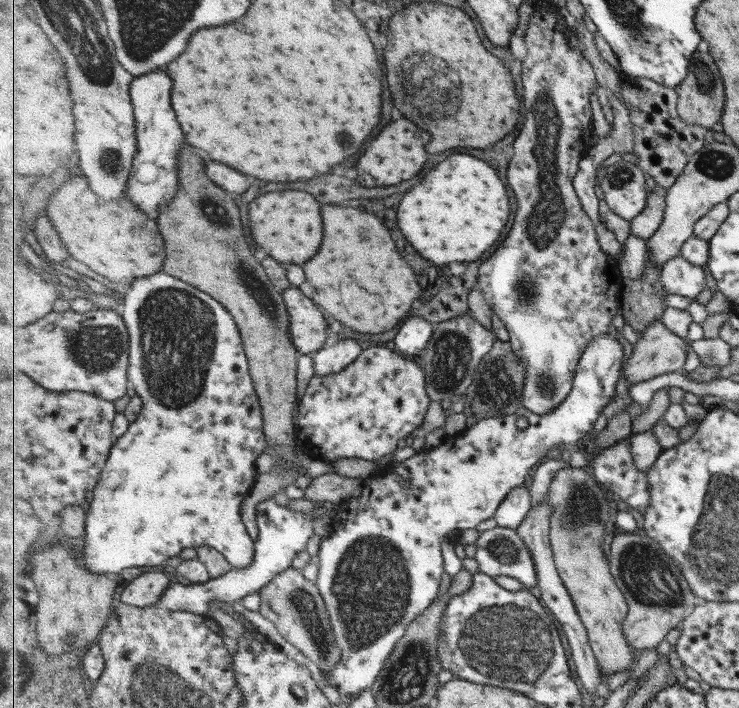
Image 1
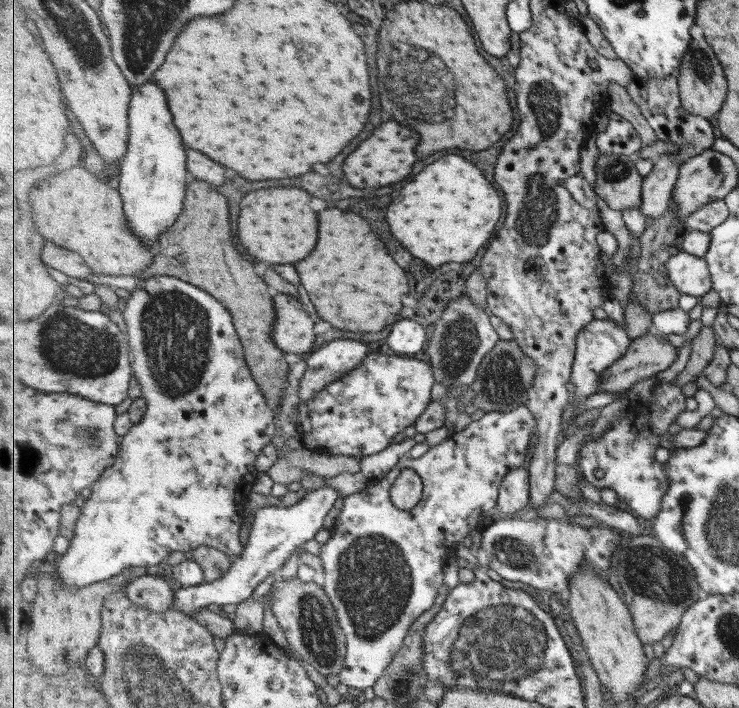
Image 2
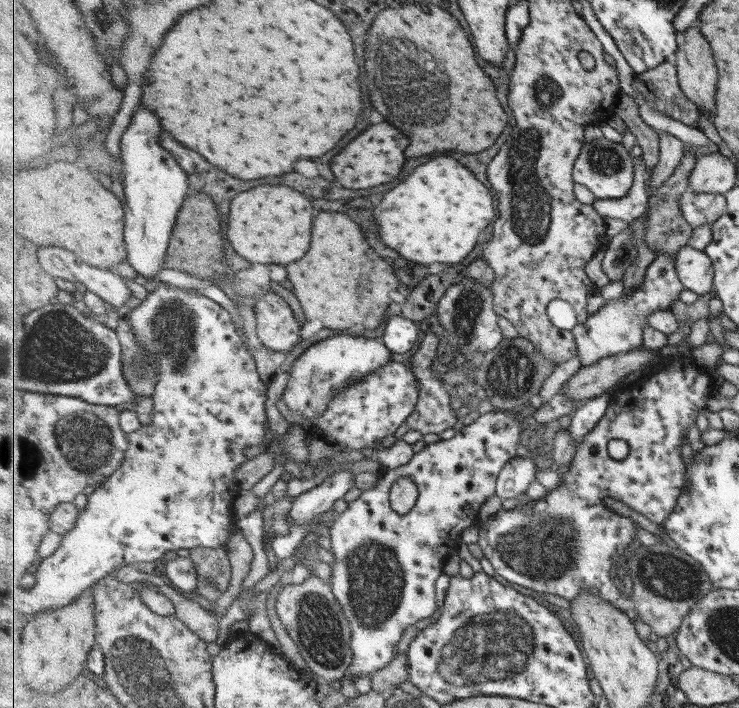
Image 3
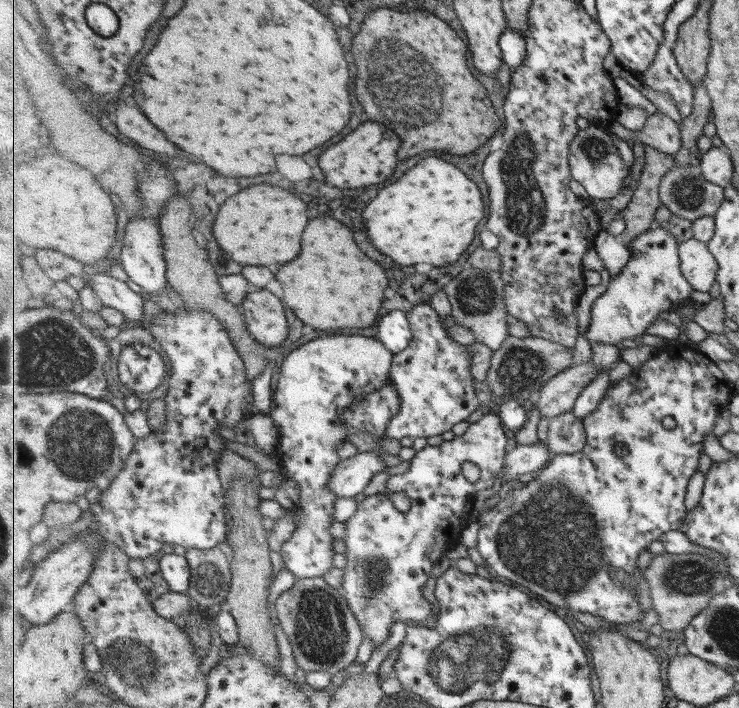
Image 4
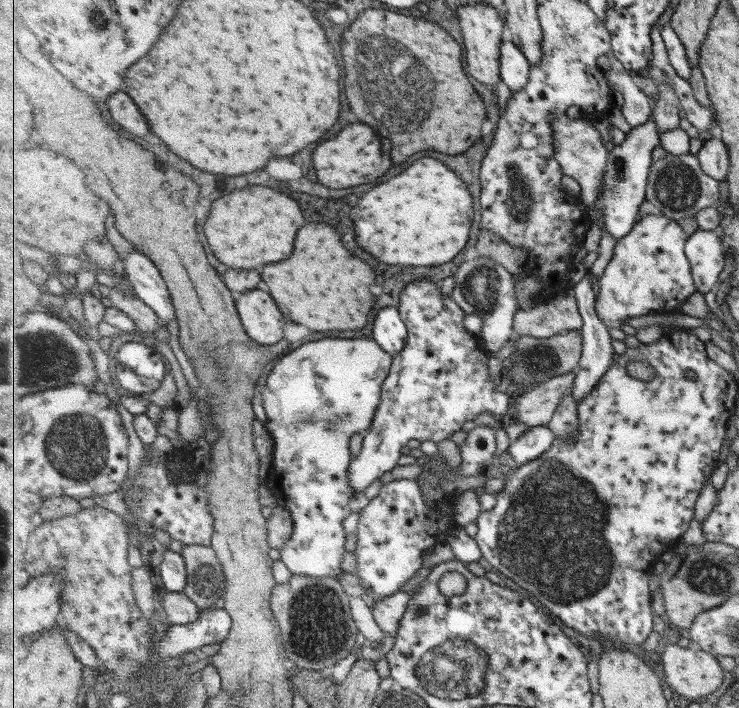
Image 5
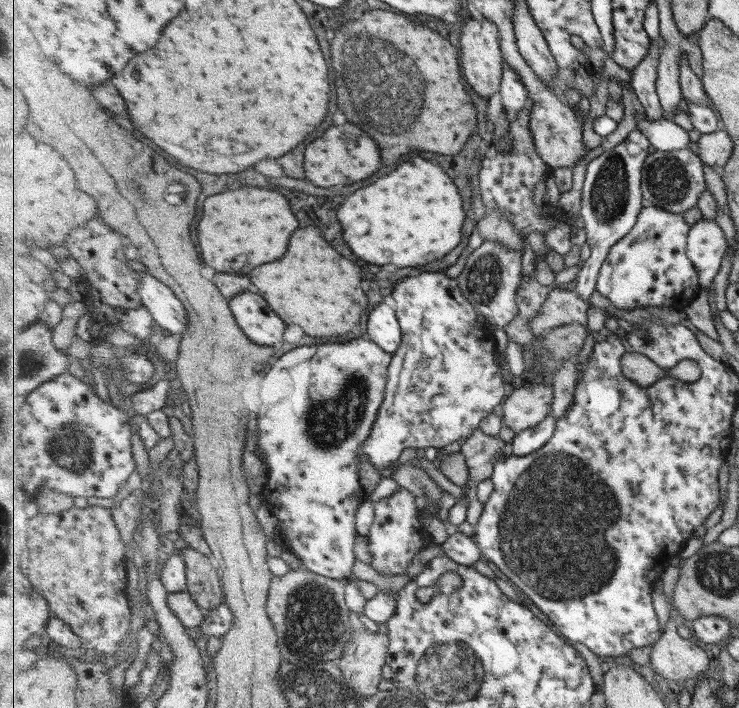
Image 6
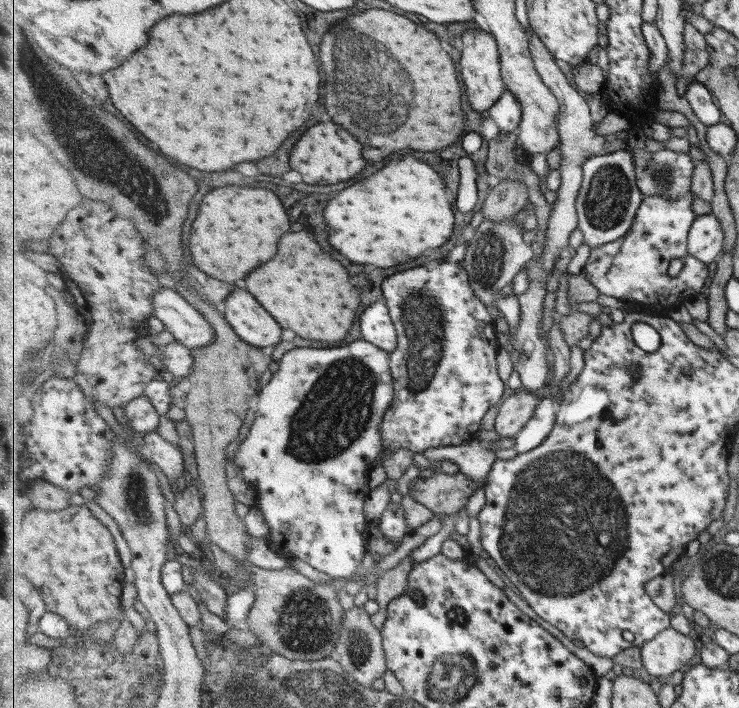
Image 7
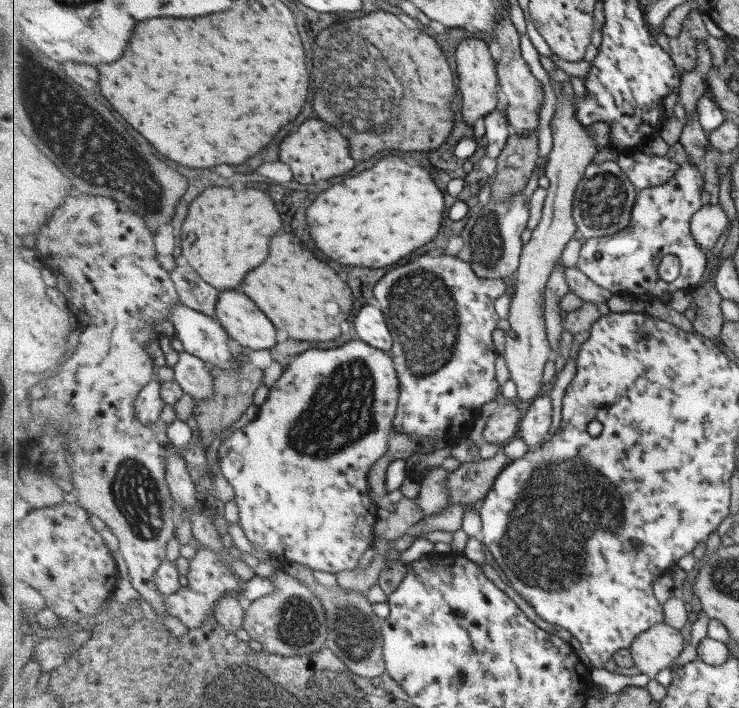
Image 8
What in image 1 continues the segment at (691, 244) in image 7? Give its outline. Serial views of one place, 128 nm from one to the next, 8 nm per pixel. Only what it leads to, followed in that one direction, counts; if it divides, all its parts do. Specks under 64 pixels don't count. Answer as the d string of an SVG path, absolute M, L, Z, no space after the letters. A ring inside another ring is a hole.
M683 255L676 256L663 266L660 281L669 294L695 299L707 286L705 270Z

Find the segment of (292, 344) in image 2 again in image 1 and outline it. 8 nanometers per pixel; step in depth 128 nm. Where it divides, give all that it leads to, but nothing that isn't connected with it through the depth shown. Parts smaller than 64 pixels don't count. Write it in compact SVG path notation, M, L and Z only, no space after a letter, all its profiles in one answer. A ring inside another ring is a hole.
M289 288L283 294L291 312L290 334L298 351L309 355L321 350L327 342L329 328L329 322L321 308L299 288Z

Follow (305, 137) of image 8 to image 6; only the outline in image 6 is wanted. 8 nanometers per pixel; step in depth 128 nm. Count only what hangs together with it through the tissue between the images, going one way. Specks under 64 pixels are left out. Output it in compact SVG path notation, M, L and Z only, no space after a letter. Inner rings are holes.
M355 124L333 126L321 138L311 142L307 148L307 154L305 154L307 176L317 186L323 186L323 188L329 188L335 184L353 184L353 182L367 180L381 168L381 162L383 160L381 160L379 144ZM335 174L337 174L337 180L335 180Z

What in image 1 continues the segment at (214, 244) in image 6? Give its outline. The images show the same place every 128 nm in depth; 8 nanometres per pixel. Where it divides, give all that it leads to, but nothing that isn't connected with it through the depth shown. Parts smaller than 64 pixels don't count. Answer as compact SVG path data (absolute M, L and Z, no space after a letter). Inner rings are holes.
M301 190L263 194L255 200L255 204L251 204L251 236L269 256L275 256L279 262L305 264L319 252L325 236L321 204L313 194Z

